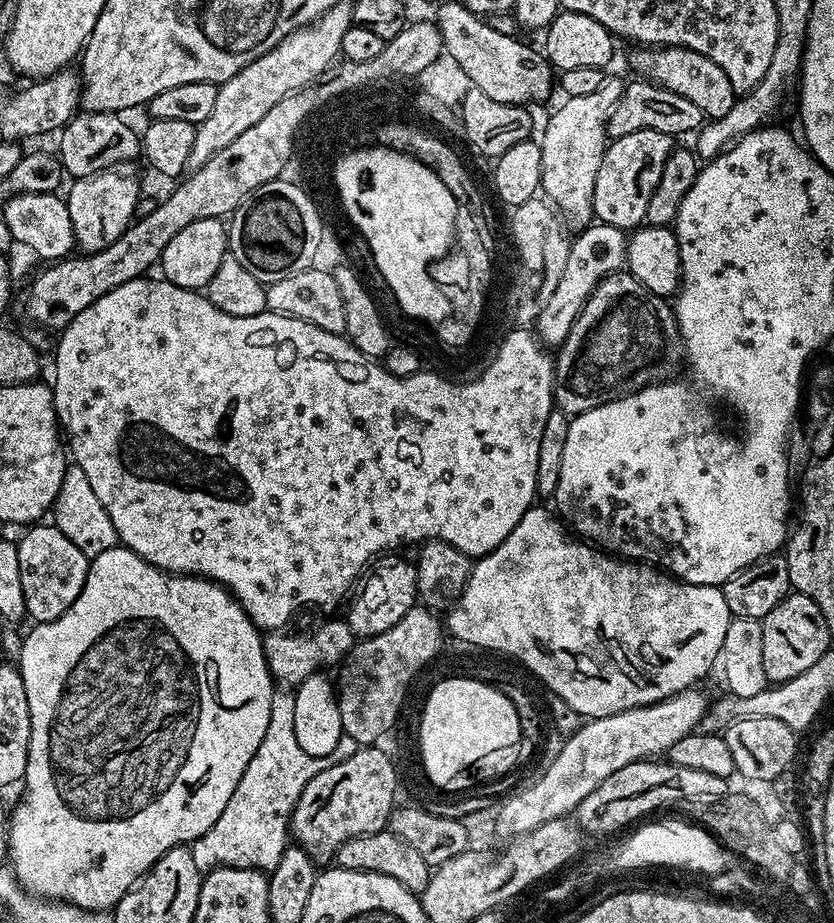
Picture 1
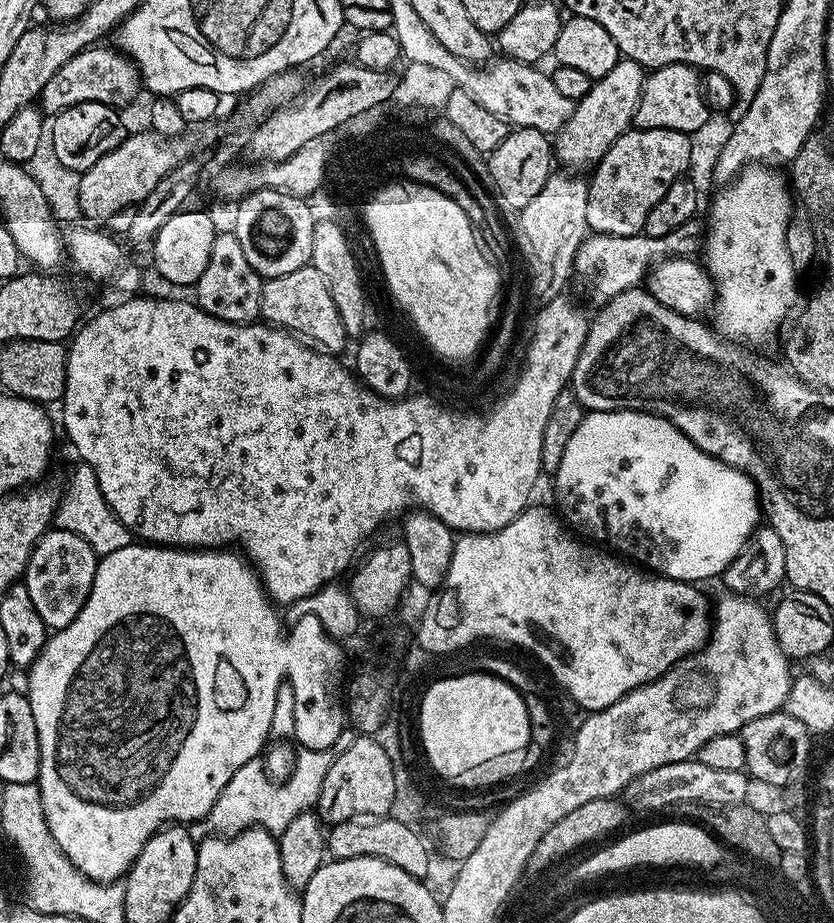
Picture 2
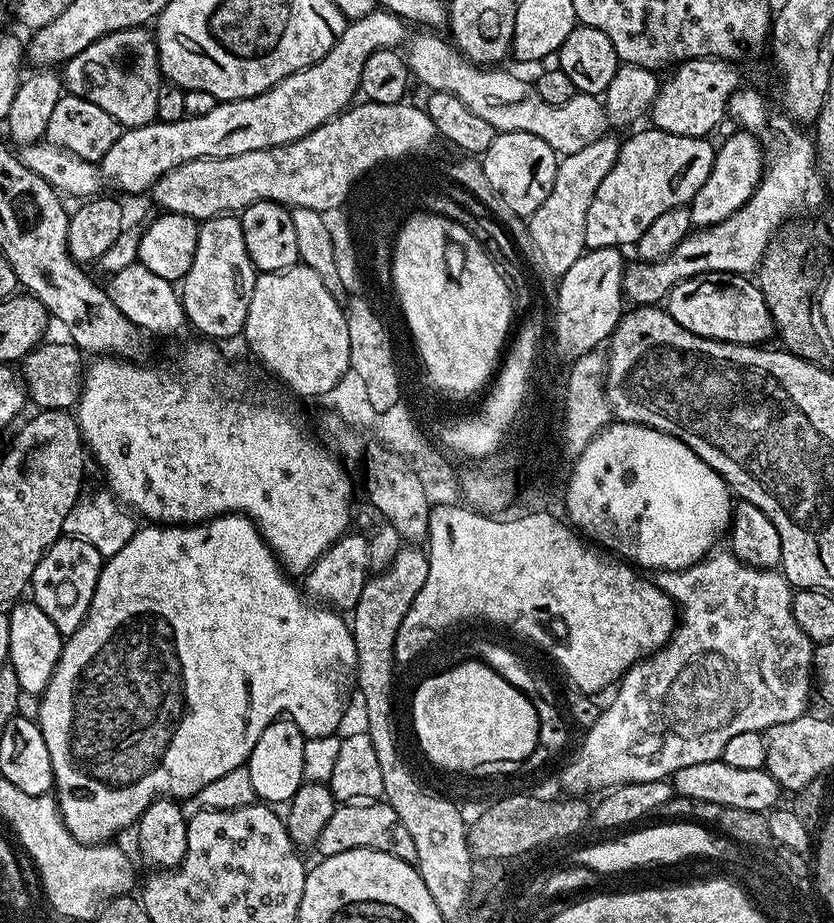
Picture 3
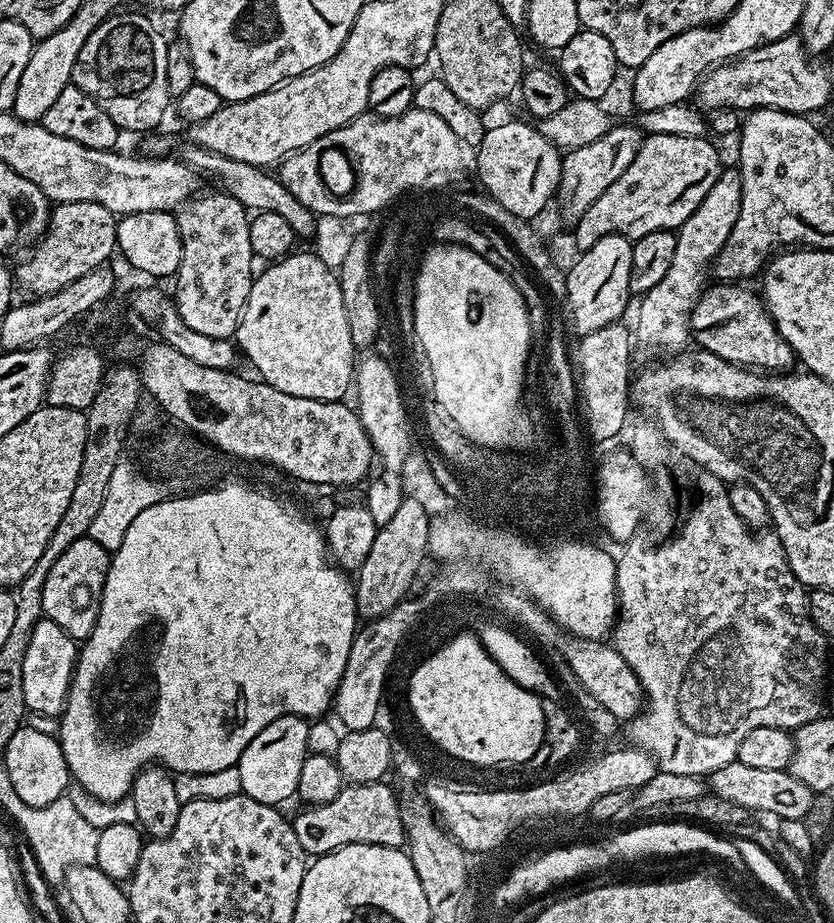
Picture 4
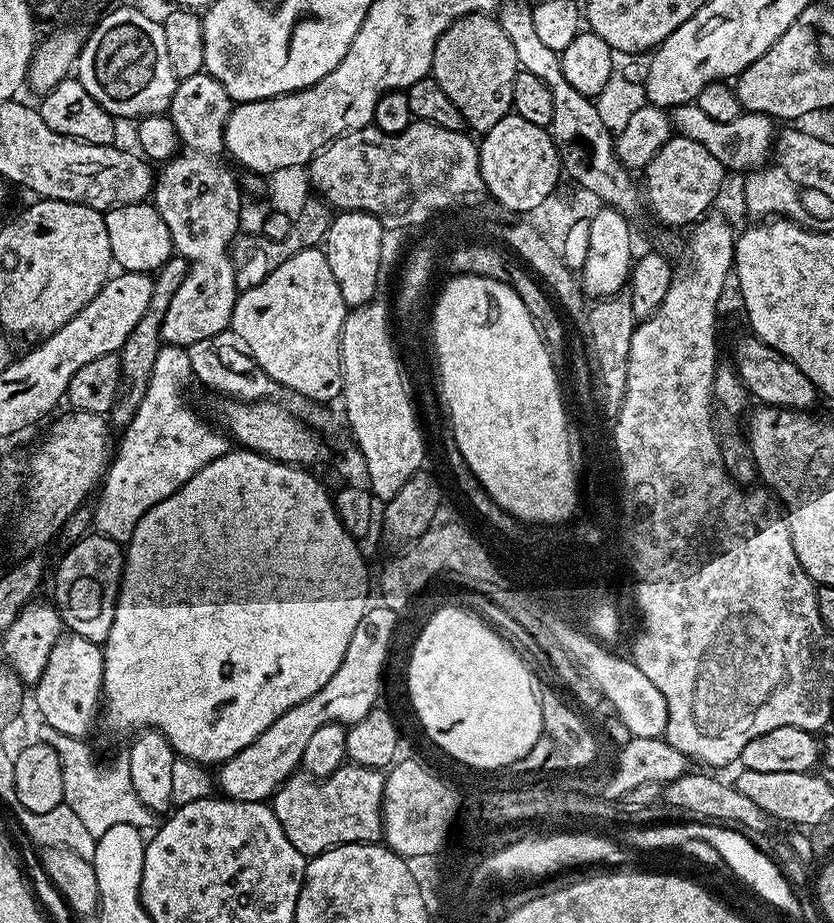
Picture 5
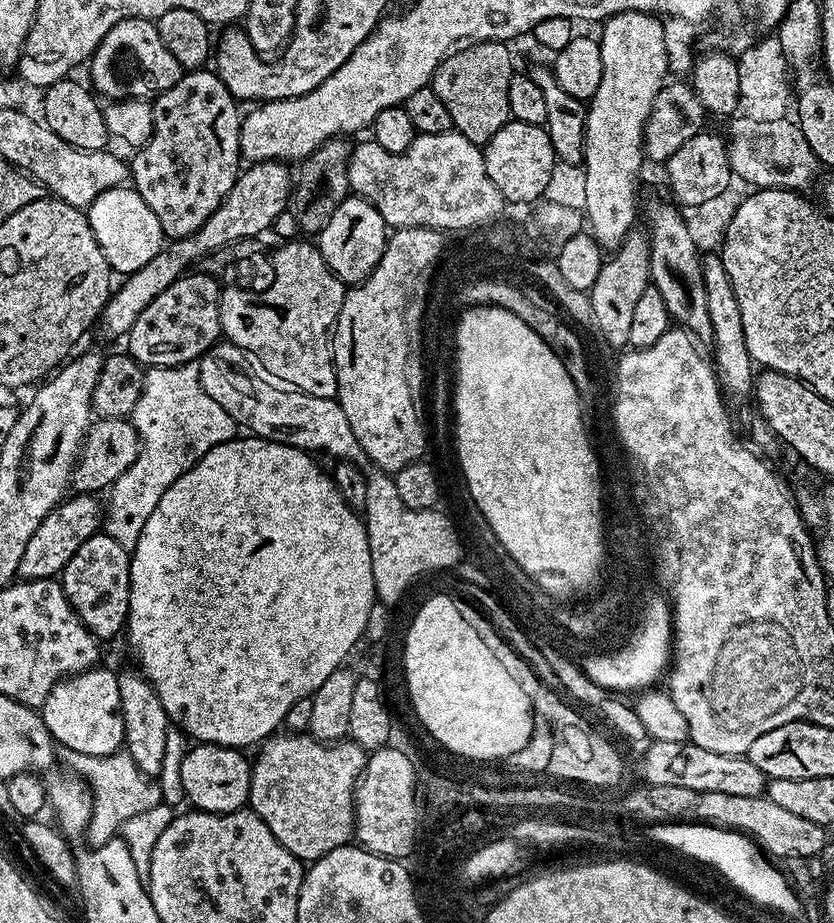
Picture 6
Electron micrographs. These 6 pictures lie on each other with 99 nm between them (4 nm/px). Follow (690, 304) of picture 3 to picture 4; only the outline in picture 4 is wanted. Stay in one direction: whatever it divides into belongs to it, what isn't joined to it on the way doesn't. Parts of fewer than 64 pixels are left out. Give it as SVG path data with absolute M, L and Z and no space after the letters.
M720 282L715 286L717 288L709 287L701 292L692 308L691 339L695 343L697 340L703 351L718 354L718 358L740 368L759 370L764 374L787 373L794 364L792 347L784 341L776 323L768 317L761 297L732 282Z

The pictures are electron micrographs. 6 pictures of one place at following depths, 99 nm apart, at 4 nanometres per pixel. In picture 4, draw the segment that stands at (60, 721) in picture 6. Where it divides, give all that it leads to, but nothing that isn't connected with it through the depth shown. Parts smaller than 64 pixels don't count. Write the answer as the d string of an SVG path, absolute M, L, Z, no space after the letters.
M47 618L37 622L22 661L22 689L27 711L59 717L68 697L68 687L72 684L77 655L77 641L68 636L66 630L58 626L58 622Z

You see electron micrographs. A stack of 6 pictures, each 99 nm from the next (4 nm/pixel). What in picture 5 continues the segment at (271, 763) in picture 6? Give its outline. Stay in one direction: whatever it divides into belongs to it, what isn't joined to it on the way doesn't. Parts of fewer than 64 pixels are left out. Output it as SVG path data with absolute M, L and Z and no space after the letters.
M346 762L334 770L334 774L323 778L293 774L280 785L276 795L271 797L270 807L278 822L282 822L286 838L294 842L294 850L301 852L305 858L317 856L337 844L371 844L381 839L384 830L384 778L385 773L379 768L367 768L351 762Z

